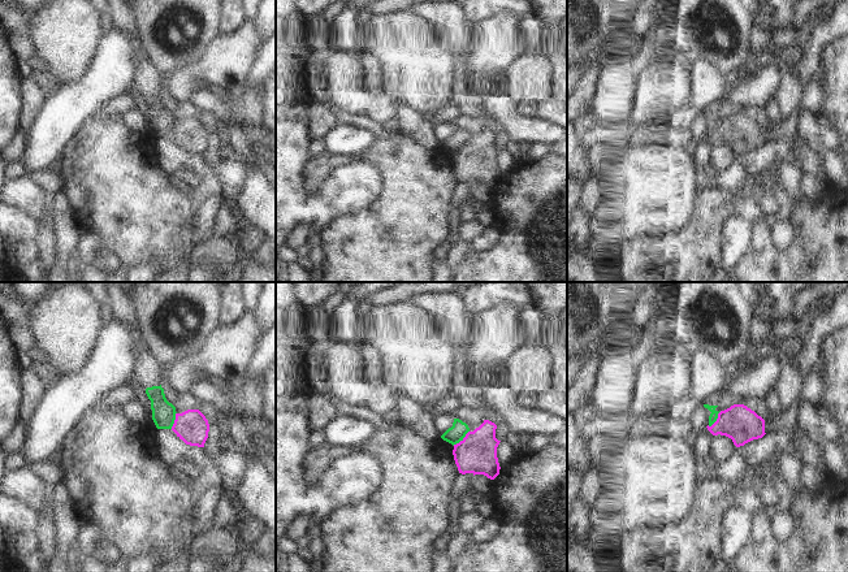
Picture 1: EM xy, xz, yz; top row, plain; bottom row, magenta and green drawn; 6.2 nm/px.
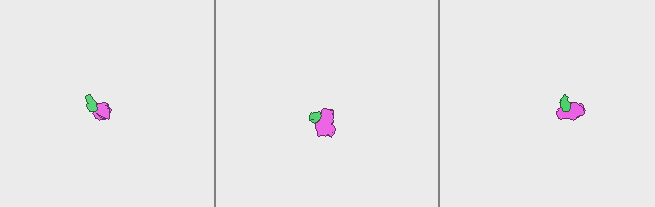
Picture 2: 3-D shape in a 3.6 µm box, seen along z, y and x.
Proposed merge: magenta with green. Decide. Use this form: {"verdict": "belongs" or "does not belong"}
{"verdict": "does not belong"}

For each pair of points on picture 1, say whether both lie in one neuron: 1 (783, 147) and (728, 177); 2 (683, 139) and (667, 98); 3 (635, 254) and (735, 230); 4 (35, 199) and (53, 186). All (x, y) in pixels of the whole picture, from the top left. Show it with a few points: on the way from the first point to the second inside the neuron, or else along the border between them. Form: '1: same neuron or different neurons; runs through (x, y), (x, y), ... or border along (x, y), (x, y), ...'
1: same neuron; runs through (770, 152), (742, 168)
2: different neurons; border along (658, 122), (666, 125)
3: different neurons; border along (740, 213), (734, 215), (723, 225), (723, 264)
4: different neurons; border along (29, 176), (51, 196)

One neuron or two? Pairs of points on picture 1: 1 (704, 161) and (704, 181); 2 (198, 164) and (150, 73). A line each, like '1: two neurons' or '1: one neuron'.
1: one neuron
2: one neuron

